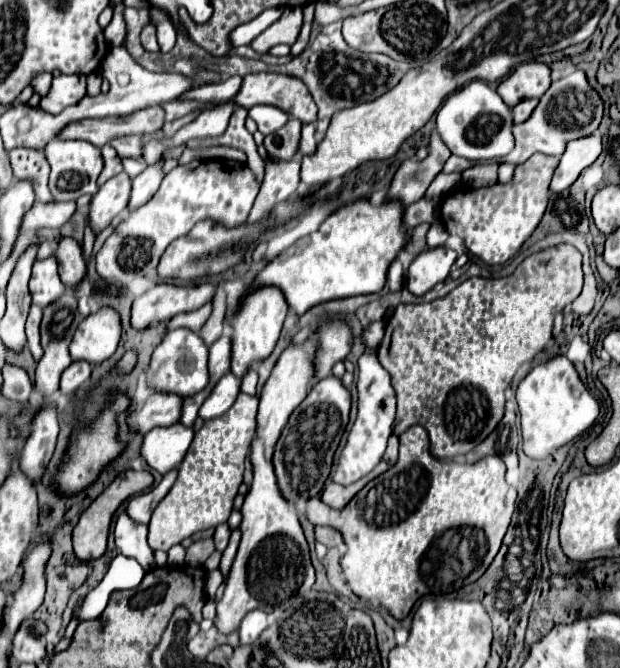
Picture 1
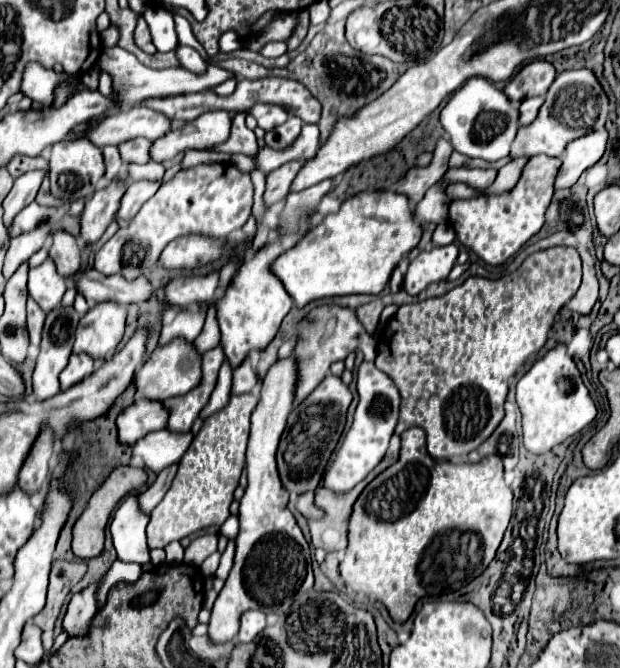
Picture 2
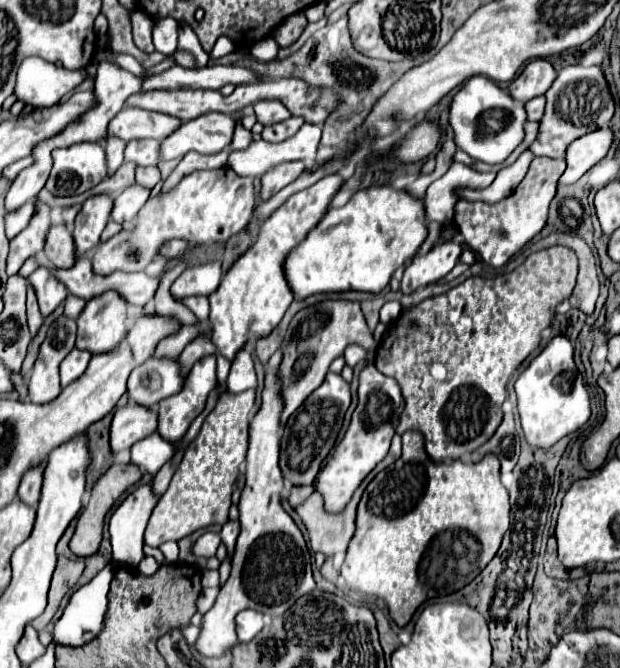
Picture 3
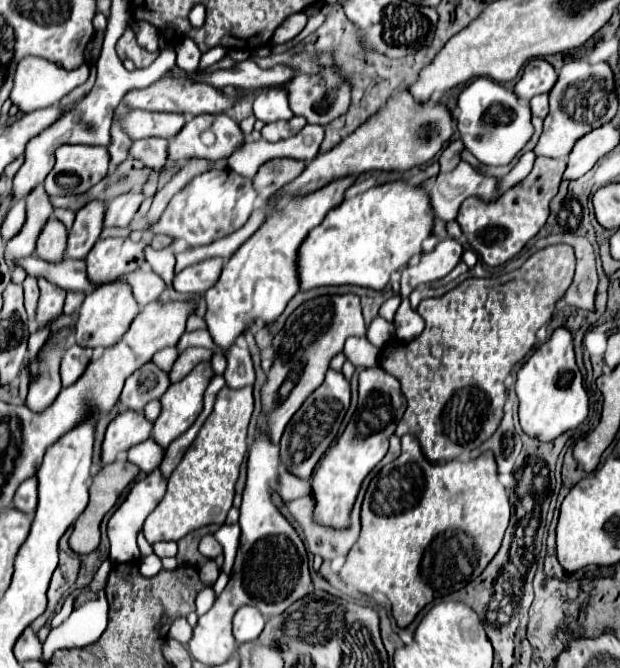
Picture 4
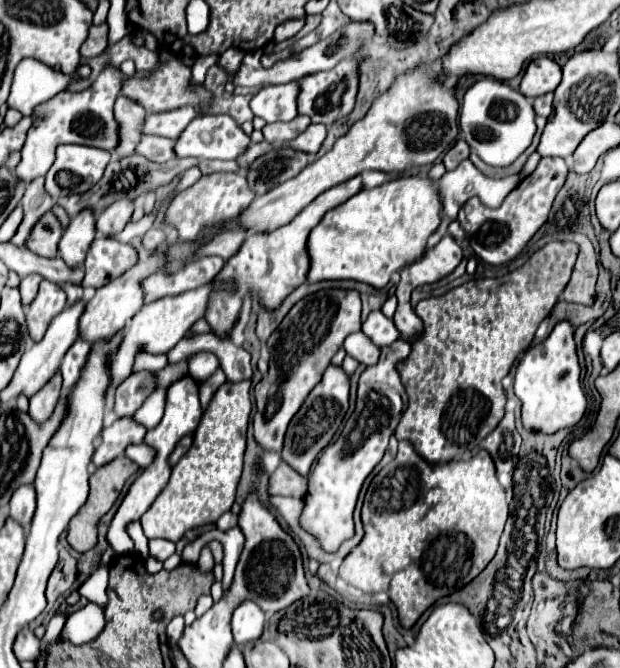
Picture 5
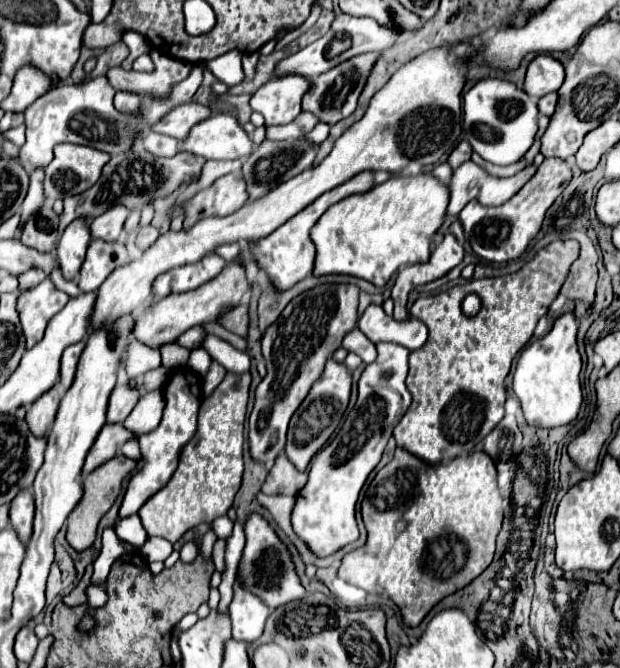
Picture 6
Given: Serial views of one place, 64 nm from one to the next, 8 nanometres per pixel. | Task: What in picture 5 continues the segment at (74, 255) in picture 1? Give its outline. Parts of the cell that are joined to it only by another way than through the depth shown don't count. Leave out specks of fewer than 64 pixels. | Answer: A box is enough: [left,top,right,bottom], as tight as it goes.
[28,212,62,258]

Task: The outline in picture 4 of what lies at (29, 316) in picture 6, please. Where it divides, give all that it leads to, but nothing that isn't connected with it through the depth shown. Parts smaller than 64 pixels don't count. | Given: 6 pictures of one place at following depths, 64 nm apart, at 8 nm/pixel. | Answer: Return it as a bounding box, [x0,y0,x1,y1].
[36,278,66,326]

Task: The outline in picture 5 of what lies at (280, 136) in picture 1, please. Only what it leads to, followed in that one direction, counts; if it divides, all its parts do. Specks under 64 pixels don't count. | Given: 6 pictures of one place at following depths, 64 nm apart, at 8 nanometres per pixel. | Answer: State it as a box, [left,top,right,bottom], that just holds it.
[262,116,310,144]

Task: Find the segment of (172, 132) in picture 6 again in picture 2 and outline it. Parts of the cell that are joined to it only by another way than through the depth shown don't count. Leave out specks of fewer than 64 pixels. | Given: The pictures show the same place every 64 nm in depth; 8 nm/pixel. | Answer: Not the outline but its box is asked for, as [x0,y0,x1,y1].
[72,106,170,146]

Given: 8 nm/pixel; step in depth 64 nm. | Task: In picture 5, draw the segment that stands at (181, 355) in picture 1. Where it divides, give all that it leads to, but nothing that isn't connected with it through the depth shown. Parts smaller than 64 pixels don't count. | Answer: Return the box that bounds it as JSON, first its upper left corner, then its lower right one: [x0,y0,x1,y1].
[114,370,158,418]

